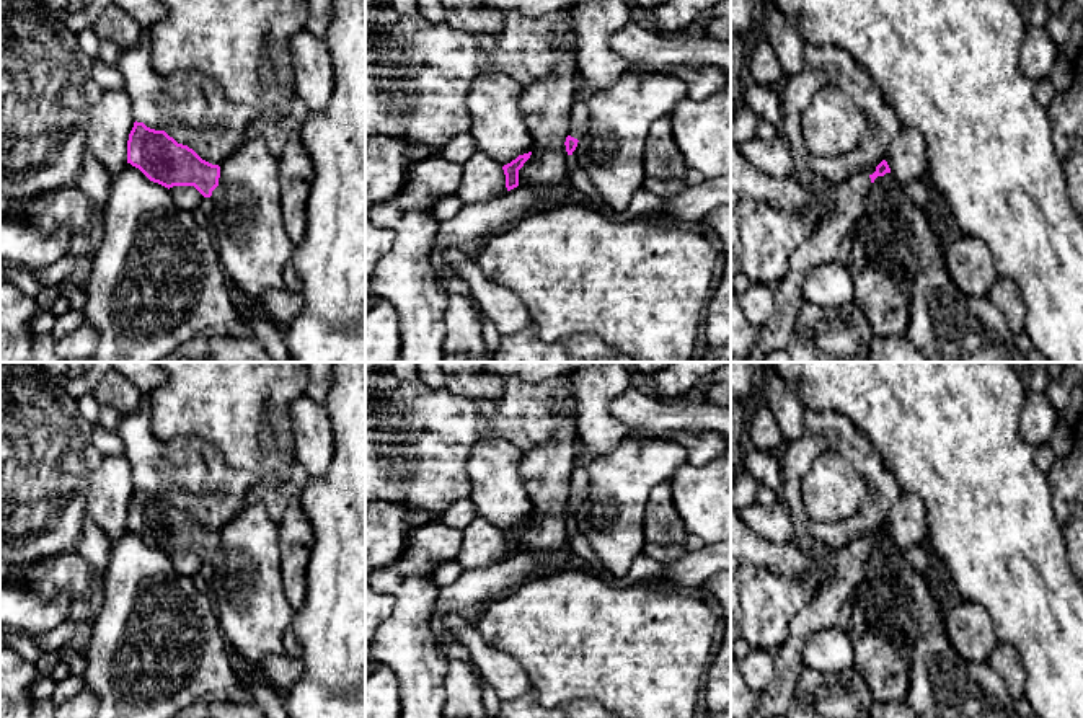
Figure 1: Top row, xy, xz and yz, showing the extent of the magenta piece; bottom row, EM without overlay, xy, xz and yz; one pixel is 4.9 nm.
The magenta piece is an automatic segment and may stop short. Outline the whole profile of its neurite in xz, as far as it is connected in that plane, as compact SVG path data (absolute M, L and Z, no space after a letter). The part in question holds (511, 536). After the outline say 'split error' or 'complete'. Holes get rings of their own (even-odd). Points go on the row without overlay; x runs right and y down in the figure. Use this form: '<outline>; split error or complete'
M532 517L519 521L511 529L504 530L504 540L506 540L506 553L507 556L519 552L519 535L524 532L524 529L530 524Z; complete

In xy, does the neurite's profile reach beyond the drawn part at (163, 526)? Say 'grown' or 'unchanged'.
unchanged

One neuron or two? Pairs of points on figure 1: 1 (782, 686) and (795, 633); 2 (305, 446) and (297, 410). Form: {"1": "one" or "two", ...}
{"1": "one", "2": "one"}

